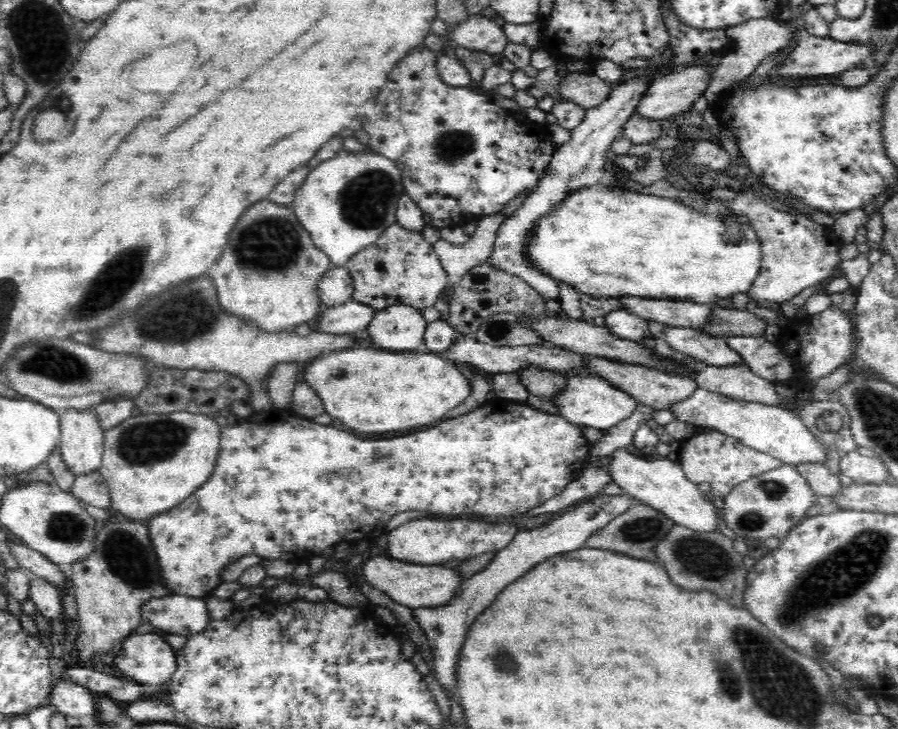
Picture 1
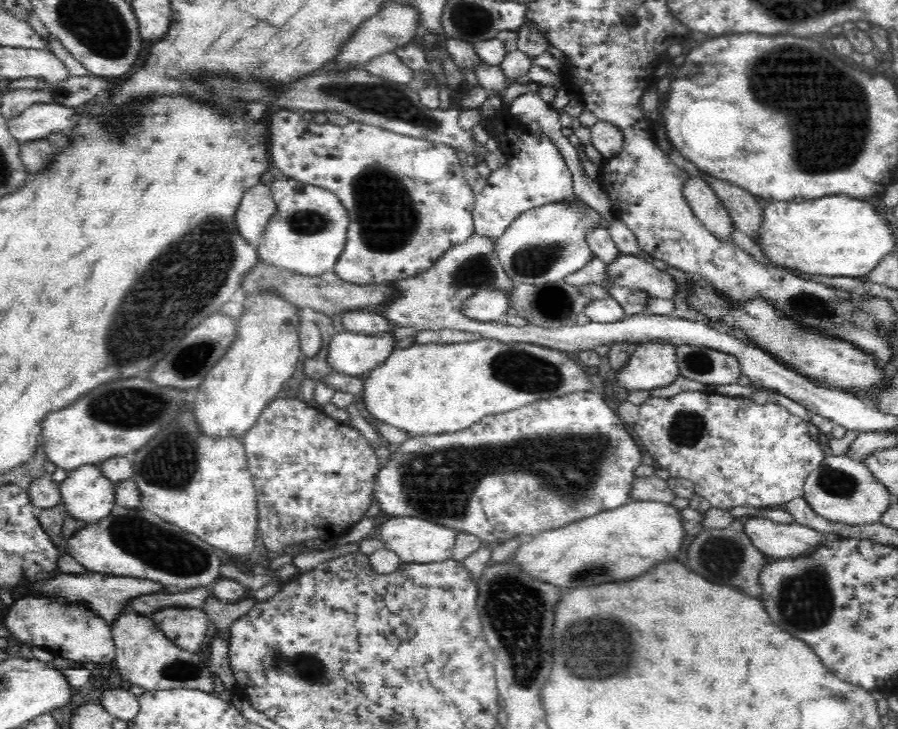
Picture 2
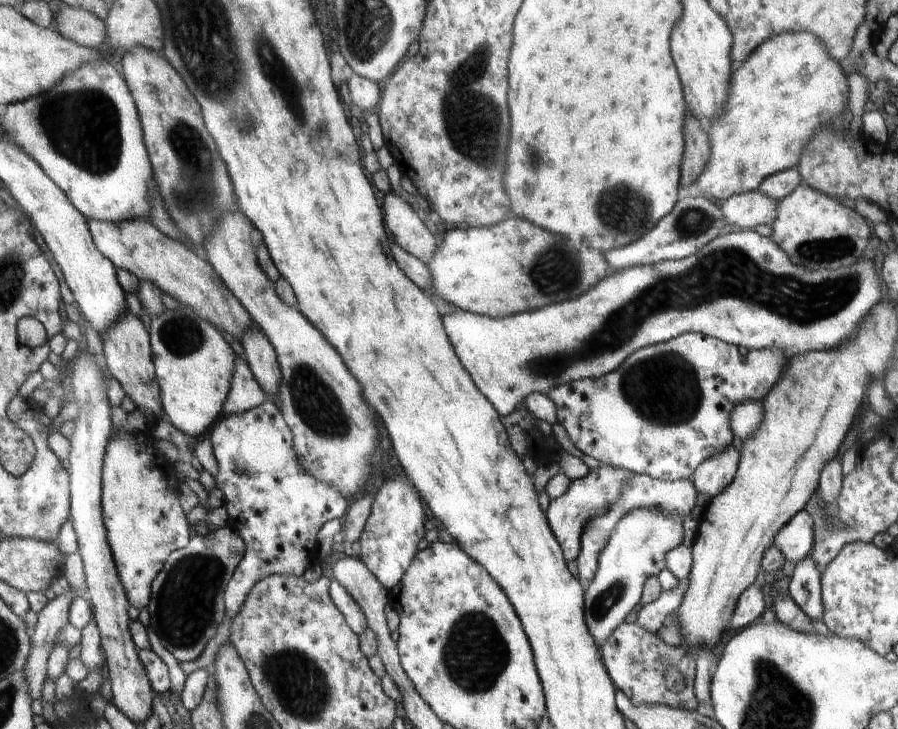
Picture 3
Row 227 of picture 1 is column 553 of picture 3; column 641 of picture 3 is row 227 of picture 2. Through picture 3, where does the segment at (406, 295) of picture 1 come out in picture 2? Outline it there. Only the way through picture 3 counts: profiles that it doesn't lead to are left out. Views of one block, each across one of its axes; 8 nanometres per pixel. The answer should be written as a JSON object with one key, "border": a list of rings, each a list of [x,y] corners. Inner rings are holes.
{"border":[[[280,110],[278,114],[274,114],[274,146],[271,144],[271,148],[271,158],[274,159],[274,164],[285,176],[298,182],[330,189],[330,191],[340,197],[342,204],[346,207],[346,211],[349,212],[351,224],[349,225],[346,244],[333,268],[333,271],[347,283],[358,285],[392,284],[398,280],[418,276],[418,274],[426,272],[428,268],[432,268],[436,260],[443,256],[446,251],[457,246],[457,244],[462,244],[475,233],[473,210],[476,194],[466,180],[463,171],[465,165],[460,164],[460,158],[458,158],[456,150],[452,146],[424,139],[397,136],[383,128],[376,128],[375,126],[354,122],[353,120],[350,120],[346,126],[338,126],[330,122],[317,124],[313,120],[306,121],[302,119],[301,113],[297,110]]]}

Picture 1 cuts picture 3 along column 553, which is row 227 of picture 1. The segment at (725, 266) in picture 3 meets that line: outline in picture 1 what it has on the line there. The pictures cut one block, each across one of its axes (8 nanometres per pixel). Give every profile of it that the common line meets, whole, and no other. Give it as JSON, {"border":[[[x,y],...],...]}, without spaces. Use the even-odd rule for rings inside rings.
{"border":[[[343,149],[310,172],[290,206],[316,247],[328,255],[332,266],[339,267],[397,222],[397,202],[404,192],[395,162],[370,149]]]}

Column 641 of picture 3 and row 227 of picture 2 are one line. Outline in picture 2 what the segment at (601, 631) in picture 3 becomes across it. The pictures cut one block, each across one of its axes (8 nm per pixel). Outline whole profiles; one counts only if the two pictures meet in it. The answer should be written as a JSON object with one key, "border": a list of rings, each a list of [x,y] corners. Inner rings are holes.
{"border":[[[583,201],[575,203],[550,203],[521,213],[513,224],[496,237],[494,253],[514,288],[521,284],[534,286],[550,281],[563,282],[565,276],[584,268],[594,253],[585,238],[596,226],[600,226],[600,214]]]}

